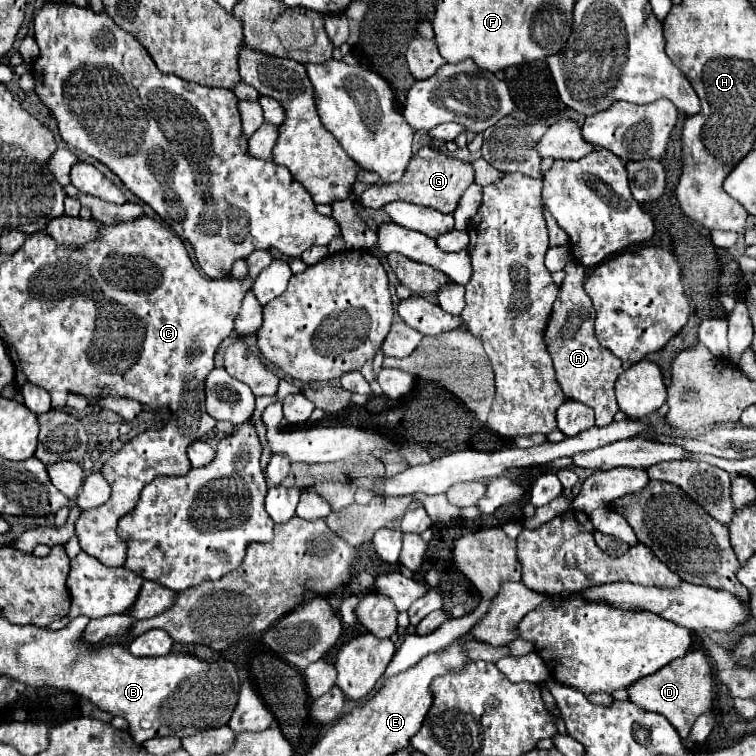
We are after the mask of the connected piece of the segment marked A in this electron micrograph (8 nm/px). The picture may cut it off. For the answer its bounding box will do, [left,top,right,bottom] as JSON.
[547,261,631,427]

